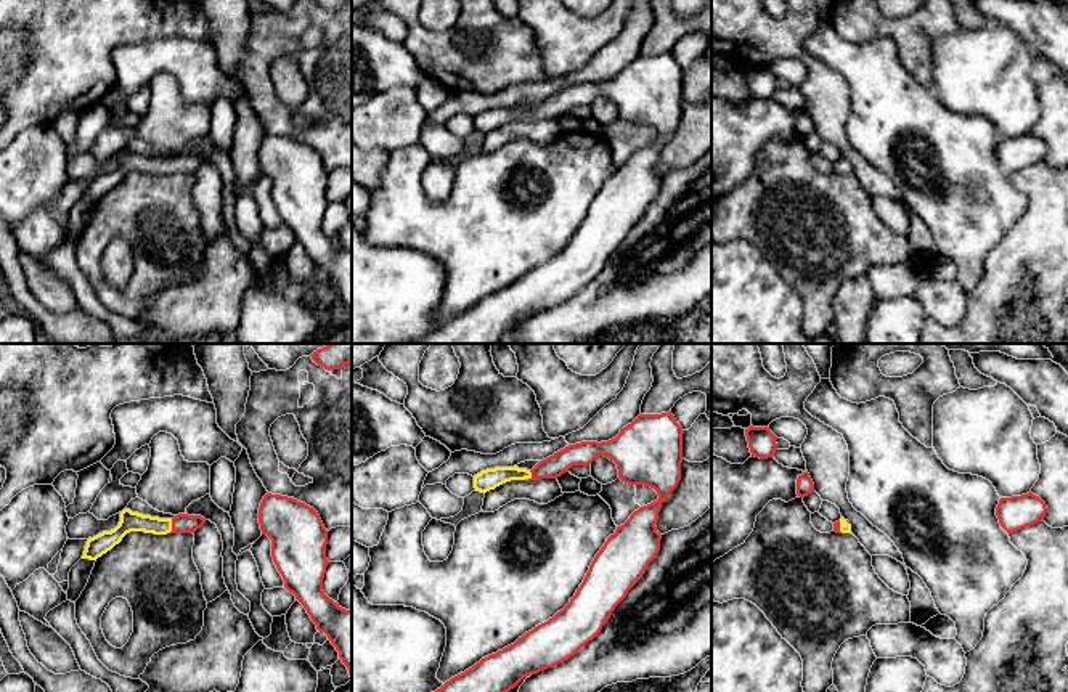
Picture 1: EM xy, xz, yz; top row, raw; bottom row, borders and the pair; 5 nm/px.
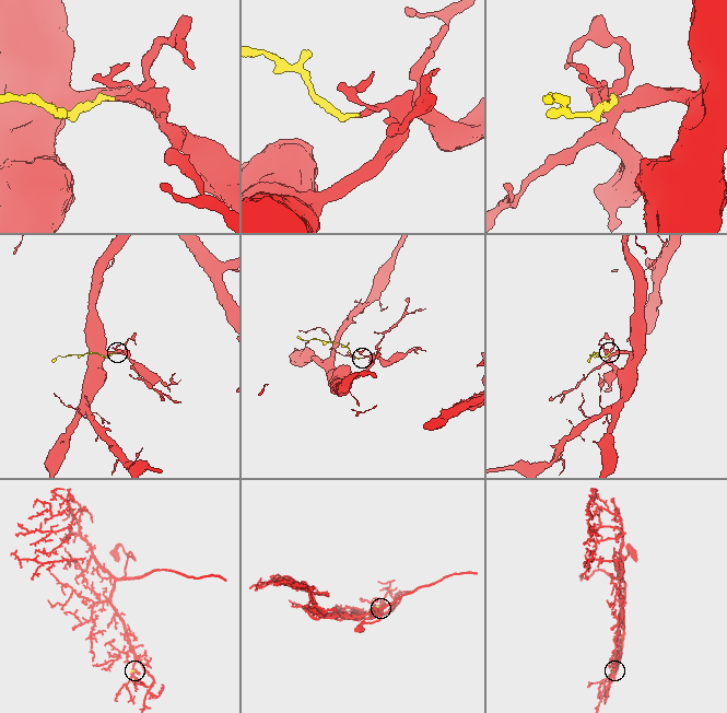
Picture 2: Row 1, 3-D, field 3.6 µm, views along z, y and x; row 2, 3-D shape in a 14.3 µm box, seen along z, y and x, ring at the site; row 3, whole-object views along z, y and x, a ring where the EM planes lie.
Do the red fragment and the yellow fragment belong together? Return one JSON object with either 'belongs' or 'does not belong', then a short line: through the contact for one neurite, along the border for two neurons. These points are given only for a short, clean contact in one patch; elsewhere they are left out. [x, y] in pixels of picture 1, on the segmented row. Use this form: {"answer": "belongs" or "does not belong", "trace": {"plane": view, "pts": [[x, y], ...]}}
{"answer": "belongs", "trace": {"plane": "xy", "pts": [[180, 524], [172, 525], [150, 525], [130, 521]]}}

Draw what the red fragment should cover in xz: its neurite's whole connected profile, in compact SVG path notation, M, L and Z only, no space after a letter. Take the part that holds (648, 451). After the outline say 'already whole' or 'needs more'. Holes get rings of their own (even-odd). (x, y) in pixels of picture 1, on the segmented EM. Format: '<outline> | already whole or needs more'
M671 411L639 414L615 438L569 445L532 470L514 466L474 475L475 491L487 493L511 480L557 478L573 466L589 466L604 456L617 464L622 482L650 486L658 499L617 527L560 612L435 692L509 692L524 678L564 663L601 633L660 551L662 535L655 525L662 503L681 480L683 434Z | needs more

